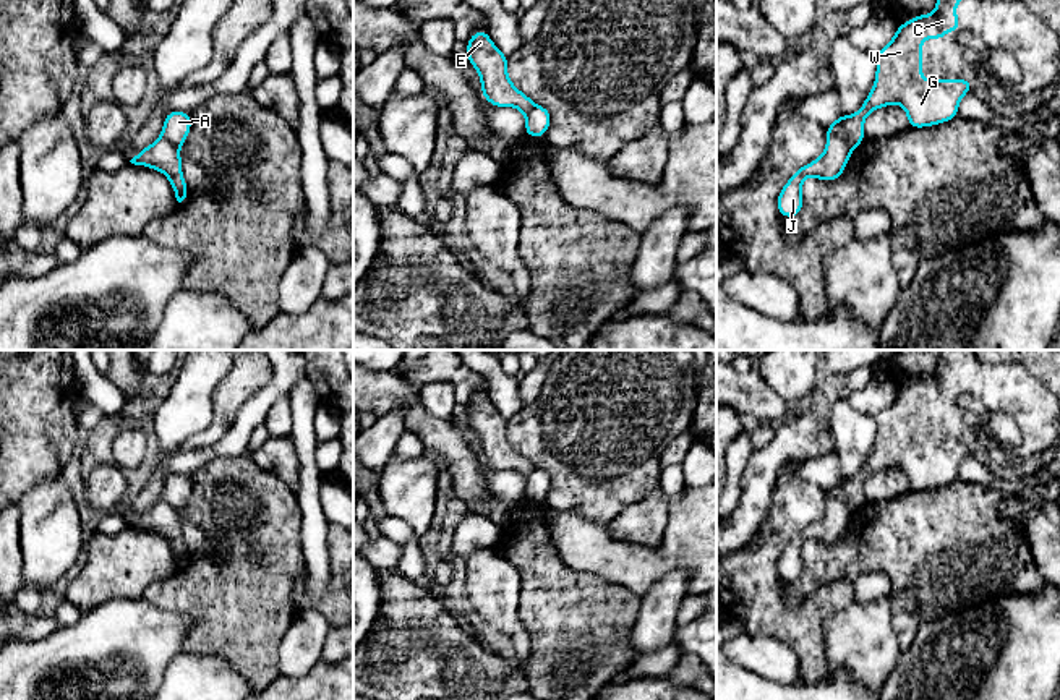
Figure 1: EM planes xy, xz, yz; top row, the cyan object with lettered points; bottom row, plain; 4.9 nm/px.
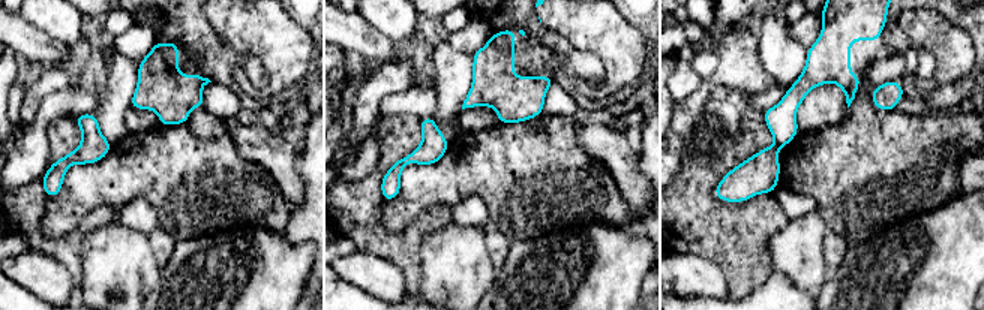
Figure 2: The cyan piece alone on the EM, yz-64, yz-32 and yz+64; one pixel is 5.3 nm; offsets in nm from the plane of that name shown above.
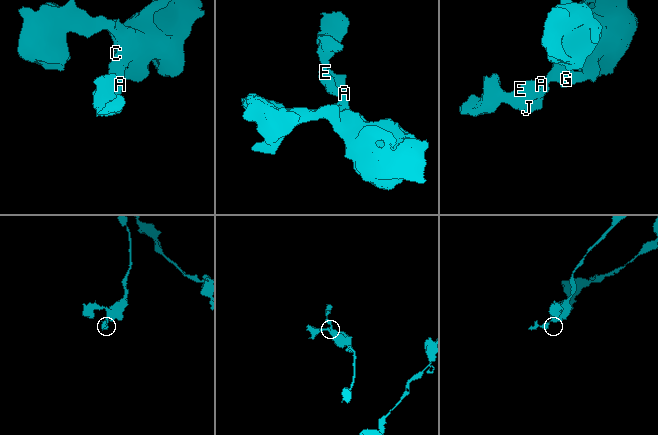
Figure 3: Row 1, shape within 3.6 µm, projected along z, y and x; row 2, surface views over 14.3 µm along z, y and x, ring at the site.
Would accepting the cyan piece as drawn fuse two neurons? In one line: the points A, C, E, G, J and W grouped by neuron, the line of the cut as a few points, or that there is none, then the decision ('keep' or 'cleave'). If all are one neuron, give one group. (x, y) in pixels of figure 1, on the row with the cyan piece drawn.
groups A C G W / E J; cut yz (829, 127), (851, 149); cleave

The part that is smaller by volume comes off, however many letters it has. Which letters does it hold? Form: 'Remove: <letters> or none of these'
Remove: E, J

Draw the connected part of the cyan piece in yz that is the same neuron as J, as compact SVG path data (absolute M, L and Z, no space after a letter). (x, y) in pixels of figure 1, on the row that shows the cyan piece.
M830 126L825 128L825 133L827 147L823 154L806 167L797 167L776 198L776 206L783 219L796 217L802 211L802 181L806 177L833 181L841 177L848 165L853 149Z

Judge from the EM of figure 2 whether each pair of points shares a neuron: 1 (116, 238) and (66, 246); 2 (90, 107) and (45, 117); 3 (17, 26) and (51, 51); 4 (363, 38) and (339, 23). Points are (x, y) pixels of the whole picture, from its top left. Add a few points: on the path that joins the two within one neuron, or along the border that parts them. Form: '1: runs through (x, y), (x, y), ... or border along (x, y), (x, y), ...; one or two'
1: border along (111, 222), (92, 229), (84, 237), (83, 279); two
2: runs through (80, 105), (56, 107); one
3: runs through (26, 35), (42, 50); one
4: runs through (357, 35), (345, 29); one

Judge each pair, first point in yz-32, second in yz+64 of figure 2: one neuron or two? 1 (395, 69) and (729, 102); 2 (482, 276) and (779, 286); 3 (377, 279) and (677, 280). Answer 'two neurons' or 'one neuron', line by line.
1: two neurons
2: two neurons
3: one neuron

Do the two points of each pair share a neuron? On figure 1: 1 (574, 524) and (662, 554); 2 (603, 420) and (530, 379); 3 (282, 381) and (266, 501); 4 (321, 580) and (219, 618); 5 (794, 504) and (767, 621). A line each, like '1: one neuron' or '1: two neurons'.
1: one neuron
2: two neurons
3: two neurons
4: two neurons
5: one neuron

